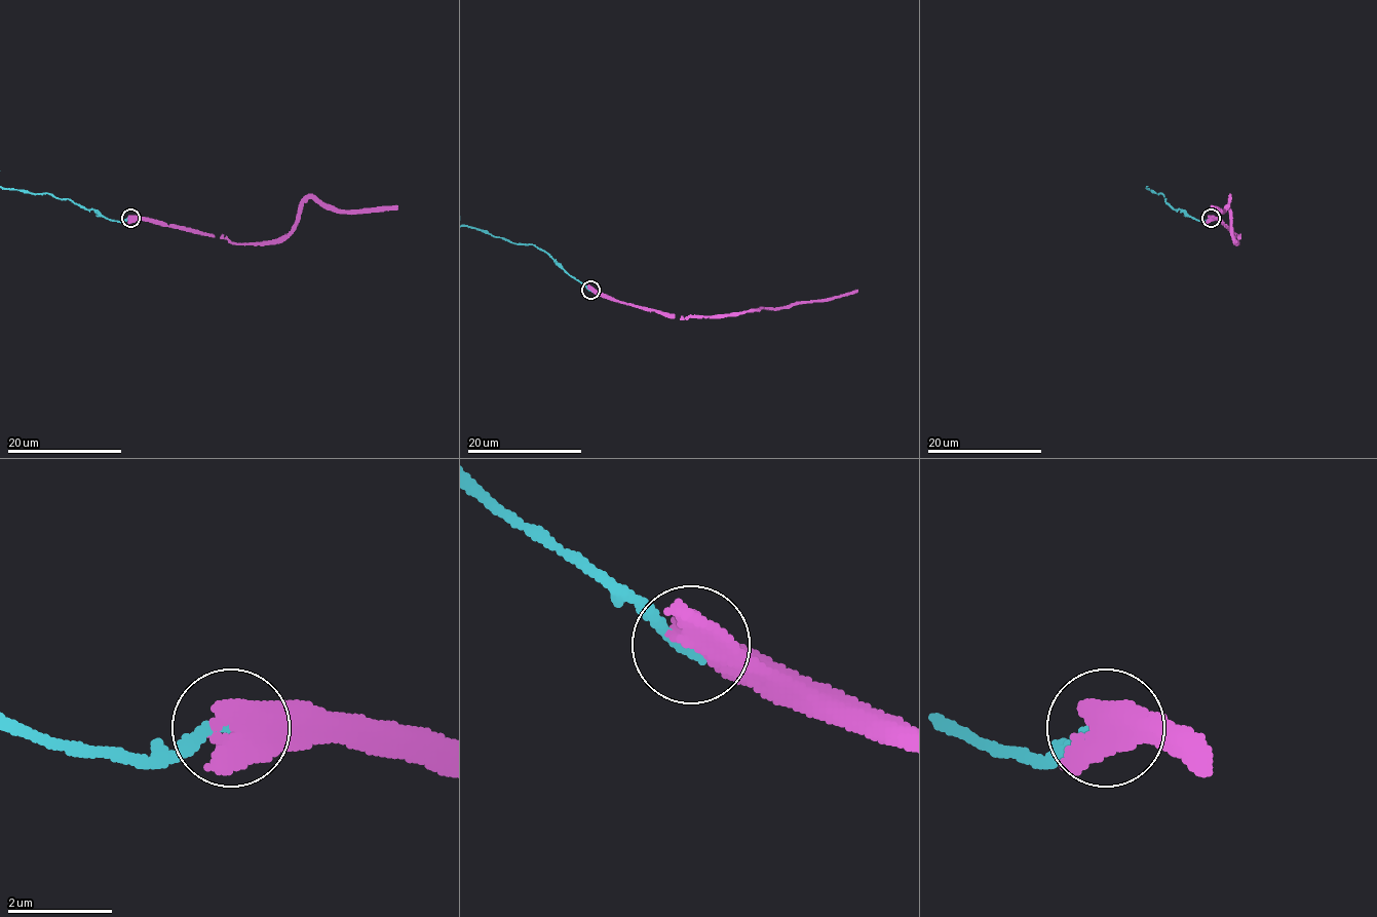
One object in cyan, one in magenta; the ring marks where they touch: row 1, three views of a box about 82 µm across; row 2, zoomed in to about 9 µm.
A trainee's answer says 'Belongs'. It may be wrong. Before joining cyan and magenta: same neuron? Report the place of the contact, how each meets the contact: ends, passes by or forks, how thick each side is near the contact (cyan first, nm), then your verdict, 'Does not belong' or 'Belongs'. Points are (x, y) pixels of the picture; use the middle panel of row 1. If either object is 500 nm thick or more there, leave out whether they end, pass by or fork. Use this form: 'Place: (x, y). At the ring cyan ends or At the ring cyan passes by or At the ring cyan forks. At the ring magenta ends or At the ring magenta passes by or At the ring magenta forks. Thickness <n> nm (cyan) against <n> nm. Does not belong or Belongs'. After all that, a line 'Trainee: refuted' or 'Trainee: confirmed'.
Place: (590, 290). Thickness 240 nm (cyan) against 750 nm. Does not belong
Trainee: refuted

